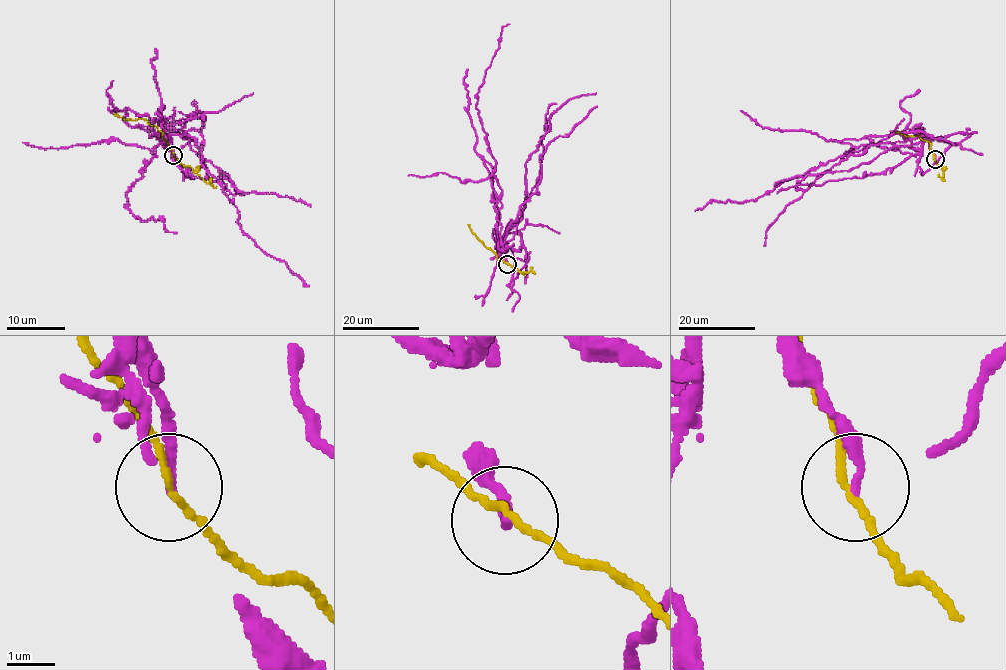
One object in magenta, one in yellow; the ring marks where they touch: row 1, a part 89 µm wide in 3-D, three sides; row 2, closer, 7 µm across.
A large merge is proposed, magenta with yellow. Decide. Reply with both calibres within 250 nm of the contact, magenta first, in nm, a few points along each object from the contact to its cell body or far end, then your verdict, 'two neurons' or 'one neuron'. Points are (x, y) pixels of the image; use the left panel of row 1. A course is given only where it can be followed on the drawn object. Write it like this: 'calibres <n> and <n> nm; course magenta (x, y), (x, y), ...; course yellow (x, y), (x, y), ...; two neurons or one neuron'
calibres 200 and 140 nm; course magenta (173, 155), (160, 108), (165, 141), (125, 197), (137, 217), (160, 217), (176, 233); course yellow (173, 155), (157, 127), (143, 119), (124, 120), (116, 116); two neurons

